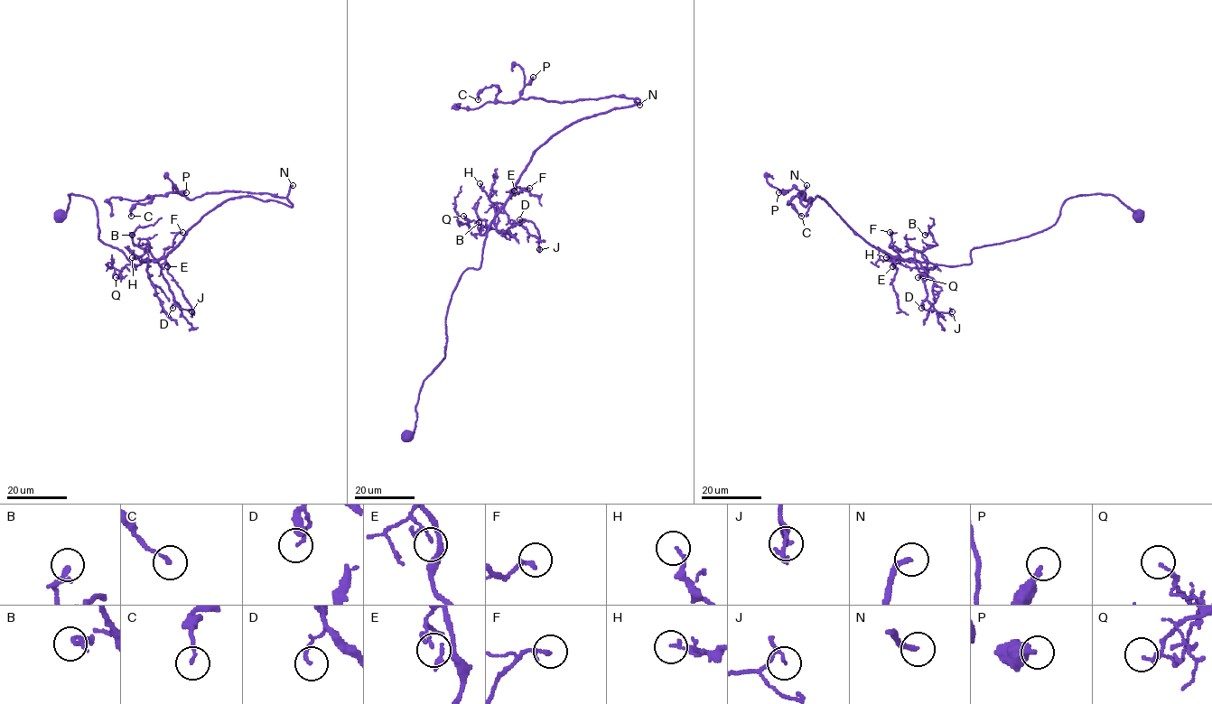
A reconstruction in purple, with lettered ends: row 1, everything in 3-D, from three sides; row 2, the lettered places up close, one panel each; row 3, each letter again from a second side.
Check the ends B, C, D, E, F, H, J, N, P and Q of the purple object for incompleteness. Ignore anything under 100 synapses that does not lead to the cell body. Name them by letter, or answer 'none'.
N

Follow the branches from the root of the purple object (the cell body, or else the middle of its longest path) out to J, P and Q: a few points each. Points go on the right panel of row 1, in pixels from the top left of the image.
J: (1138, 215), (1079, 194), (1053, 226), (974, 247), (969, 264), (911, 261), (923, 309), (952, 311)
P: (1138, 215), (1076, 195), (1053, 226), (949, 266), (890, 256), (820, 197), (778, 192)
Q: (1138, 215), (1110, 194), (1076, 195), (1041, 231), (974, 247), (971, 263), (936, 264), (918, 277)

